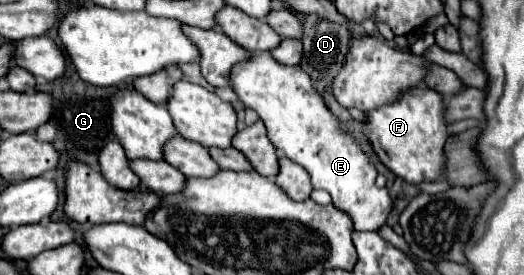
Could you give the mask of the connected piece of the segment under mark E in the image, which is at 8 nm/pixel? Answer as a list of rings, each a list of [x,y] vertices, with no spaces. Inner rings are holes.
[[[269,52],[253,54],[251,60],[235,66],[235,70],[231,72],[231,86],[239,94],[241,102],[247,108],[253,108],[259,114],[259,118],[265,122],[269,140],[279,150],[283,150],[289,160],[301,164],[309,172],[313,188],[321,188],[331,194],[333,206],[347,212],[353,218],[355,230],[379,230],[387,222],[387,216],[393,208],[389,190],[379,188],[375,184],[375,176],[377,176],[375,166],[369,162],[369,158],[363,152],[363,148],[359,146],[359,142],[339,126],[339,120],[333,116],[333,112],[325,104],[323,96],[313,86],[313,80],[299,66],[283,66],[283,64],[275,62],[275,58]]]

